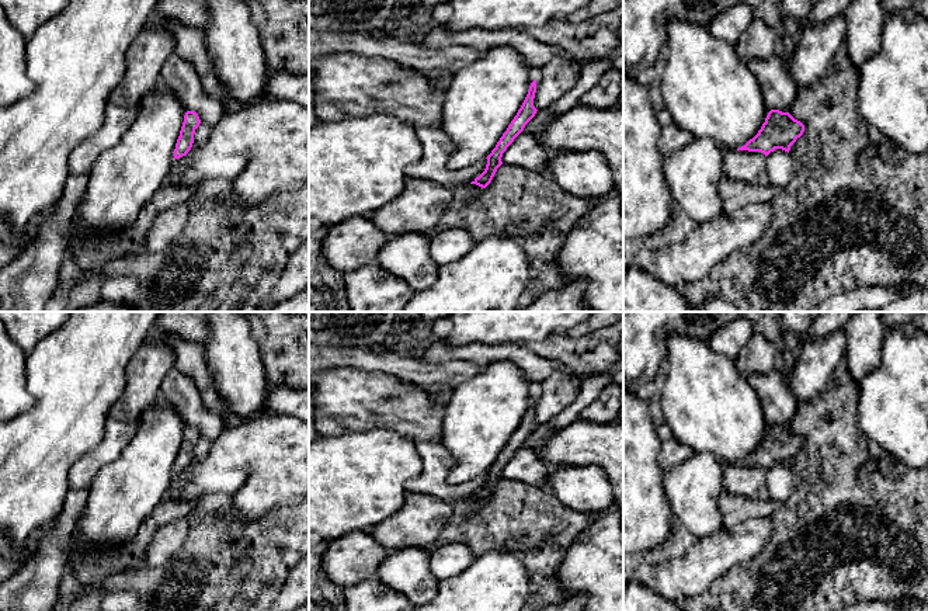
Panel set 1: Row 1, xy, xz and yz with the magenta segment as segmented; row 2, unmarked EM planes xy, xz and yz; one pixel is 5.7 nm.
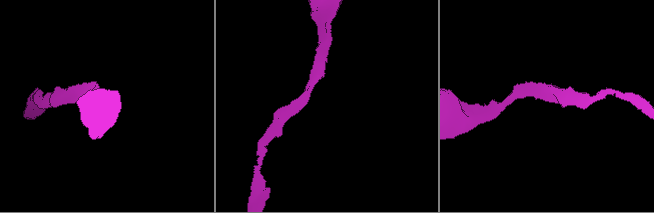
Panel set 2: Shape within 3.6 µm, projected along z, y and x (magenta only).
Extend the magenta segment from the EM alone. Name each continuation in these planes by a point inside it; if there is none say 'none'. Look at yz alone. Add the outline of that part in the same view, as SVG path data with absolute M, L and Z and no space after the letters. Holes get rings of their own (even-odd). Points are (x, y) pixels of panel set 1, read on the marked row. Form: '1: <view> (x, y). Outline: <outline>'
none

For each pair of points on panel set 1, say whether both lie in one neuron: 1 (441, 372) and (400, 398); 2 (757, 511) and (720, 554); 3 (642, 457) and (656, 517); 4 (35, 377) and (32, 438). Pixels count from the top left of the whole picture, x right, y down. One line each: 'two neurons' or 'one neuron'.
1: two neurons
2: two neurons
3: one neuron
4: one neuron

